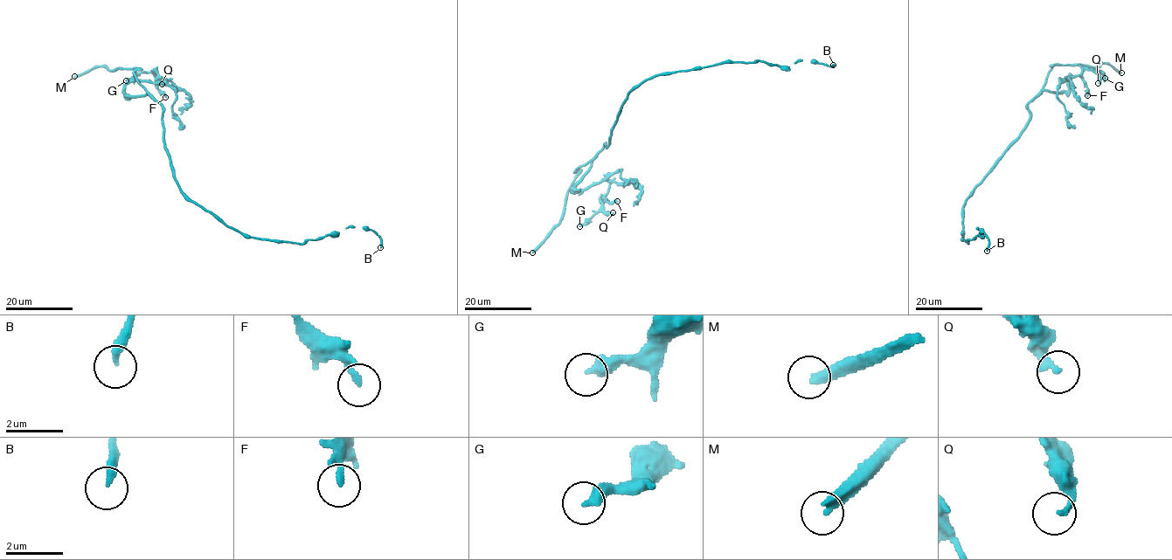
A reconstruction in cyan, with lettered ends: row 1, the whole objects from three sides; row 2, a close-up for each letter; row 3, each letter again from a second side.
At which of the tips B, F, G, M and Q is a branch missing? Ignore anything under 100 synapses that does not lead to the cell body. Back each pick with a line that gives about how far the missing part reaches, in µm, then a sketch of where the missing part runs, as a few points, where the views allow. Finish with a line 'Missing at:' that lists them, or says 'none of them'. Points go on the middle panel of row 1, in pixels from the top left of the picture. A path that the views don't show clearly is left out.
M: about 80 µm are missing
Missing at: M

